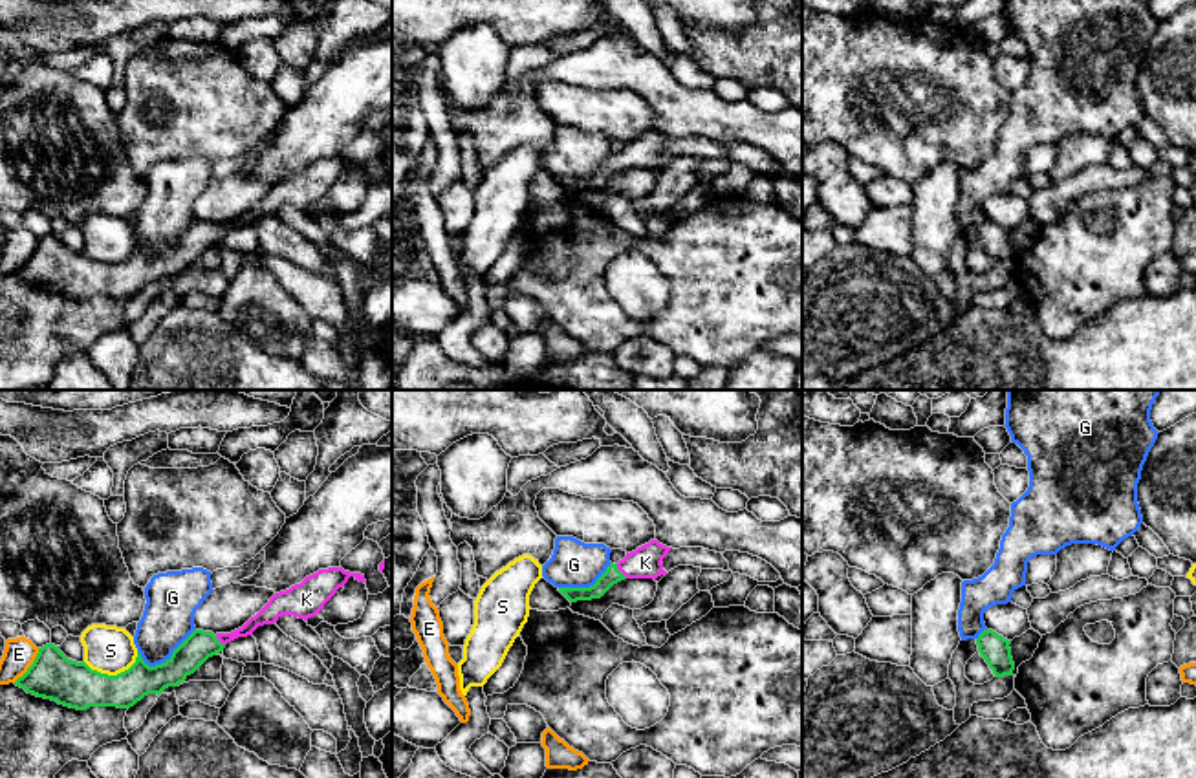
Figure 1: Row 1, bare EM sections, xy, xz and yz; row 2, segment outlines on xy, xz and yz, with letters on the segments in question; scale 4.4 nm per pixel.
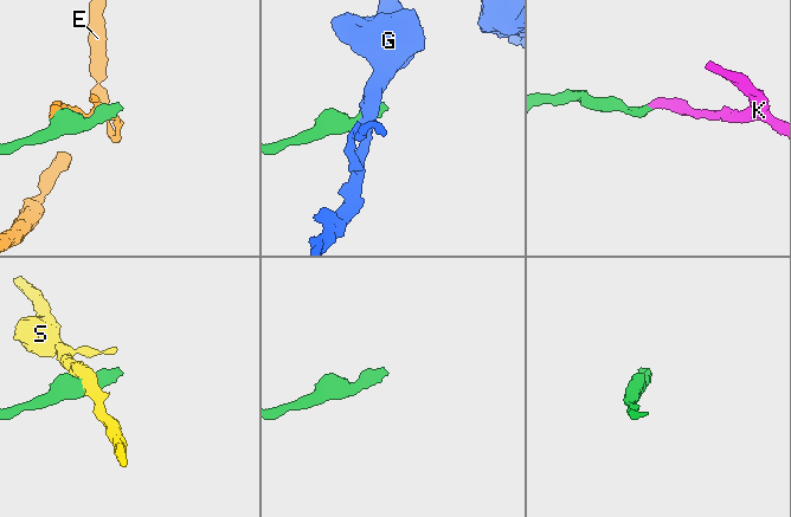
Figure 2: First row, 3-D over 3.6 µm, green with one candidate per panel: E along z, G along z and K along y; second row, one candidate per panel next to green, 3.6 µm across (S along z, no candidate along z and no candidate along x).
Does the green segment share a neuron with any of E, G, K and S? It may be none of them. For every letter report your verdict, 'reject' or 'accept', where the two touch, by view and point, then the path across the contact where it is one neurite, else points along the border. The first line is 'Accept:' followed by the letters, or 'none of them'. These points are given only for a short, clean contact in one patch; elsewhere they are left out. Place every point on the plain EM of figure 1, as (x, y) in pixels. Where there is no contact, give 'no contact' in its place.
Accept: K
E: reject; meets green in xy at (30, 257); border along xy (39, 238), (33, 253), (13, 271)
G: reject; meets green in xy at (167, 249); border along xy (195, 218), (160, 253), (149, 255), (138, 242)
K: accept; meets green in xz at (619, 162); runs through xz (612, 165), (619, 162), (645, 152)
S: reject; meets green in xy at (112, 266); border along xy (138, 242), (136, 249), (116, 264), (101, 264), (83, 251)

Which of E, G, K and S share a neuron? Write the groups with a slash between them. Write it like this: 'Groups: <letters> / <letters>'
Groups: E / G / K / S

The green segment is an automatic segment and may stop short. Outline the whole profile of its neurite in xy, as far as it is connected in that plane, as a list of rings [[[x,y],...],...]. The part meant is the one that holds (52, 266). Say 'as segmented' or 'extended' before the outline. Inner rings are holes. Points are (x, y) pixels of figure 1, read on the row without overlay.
extended | [[[342,157],[319,159],[300,174],[275,183],[242,218],[216,225],[194,220],[165,253],[148,256],[137,242],[136,253],[117,265],[92,260],[84,251],[71,251],[49,232],[38,238],[33,254],[15,275],[27,284],[77,300],[90,297],[130,298],[148,284],[159,286],[165,278],[178,276],[209,247],[223,242],[227,232],[253,225],[258,216],[275,214],[282,205],[304,211],[315,207],[350,167],[366,172],[364,165]]]

